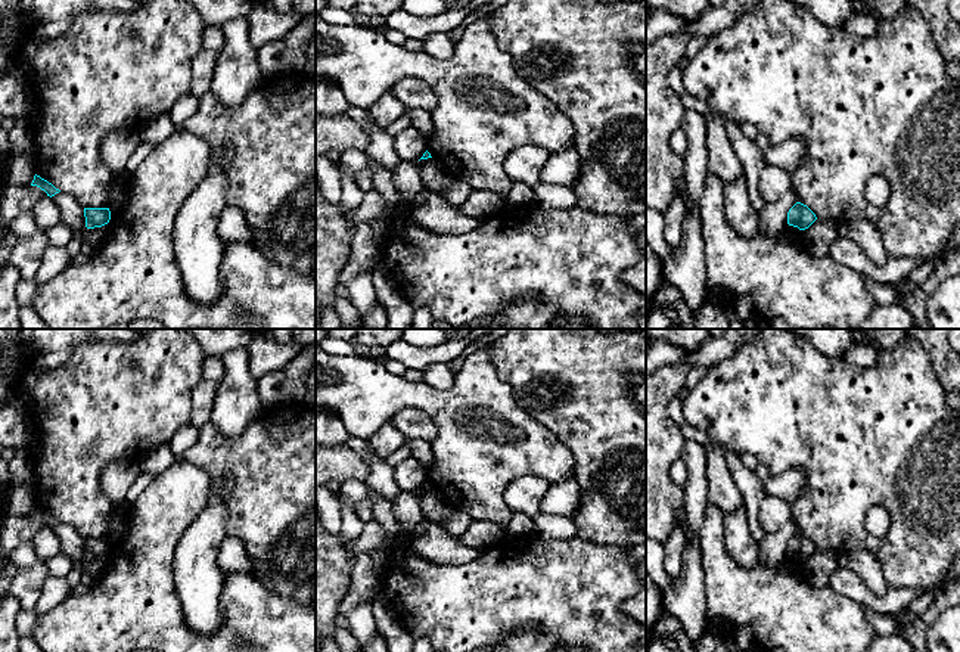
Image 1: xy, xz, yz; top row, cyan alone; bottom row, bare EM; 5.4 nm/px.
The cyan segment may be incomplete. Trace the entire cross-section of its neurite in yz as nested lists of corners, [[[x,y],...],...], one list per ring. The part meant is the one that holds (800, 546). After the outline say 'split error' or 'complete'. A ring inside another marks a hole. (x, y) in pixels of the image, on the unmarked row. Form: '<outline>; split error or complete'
[[[796,533],[787,543],[787,555],[799,561],[808,559],[815,550],[815,544],[801,533]]]; complete

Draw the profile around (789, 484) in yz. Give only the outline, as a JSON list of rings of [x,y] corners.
[[[789,469],[764,481],[765,496],[776,496],[787,503],[793,503],[804,488],[805,474],[801,469]]]

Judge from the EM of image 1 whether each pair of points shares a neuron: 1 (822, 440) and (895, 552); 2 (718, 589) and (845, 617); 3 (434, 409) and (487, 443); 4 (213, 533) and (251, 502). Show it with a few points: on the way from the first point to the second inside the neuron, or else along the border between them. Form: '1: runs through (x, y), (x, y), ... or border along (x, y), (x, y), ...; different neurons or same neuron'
1: runs through (851, 463), (898, 511), (898, 522); same neuron
2: runs through (749, 598), (773, 601), (789, 614), (814, 614); same neuron
3: runs through (447, 409), (454, 410), (474, 429); same neuron
4: border along (232, 488), (226, 500), (226, 536); different neurons

